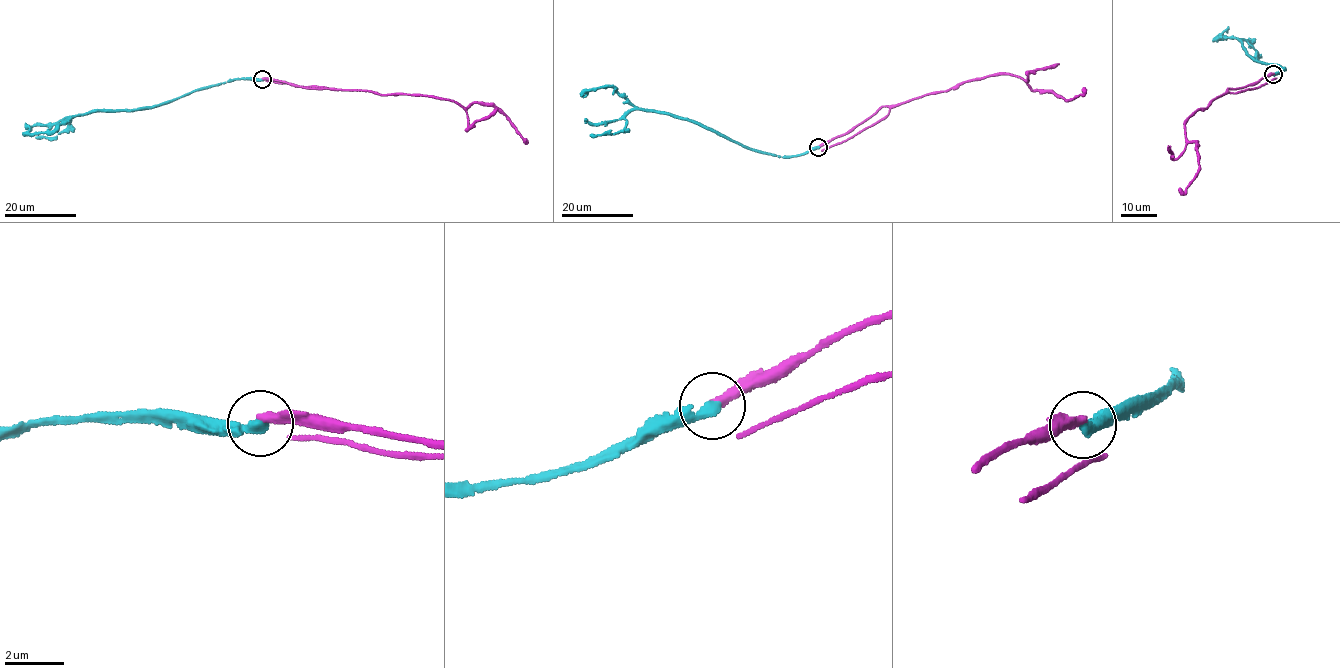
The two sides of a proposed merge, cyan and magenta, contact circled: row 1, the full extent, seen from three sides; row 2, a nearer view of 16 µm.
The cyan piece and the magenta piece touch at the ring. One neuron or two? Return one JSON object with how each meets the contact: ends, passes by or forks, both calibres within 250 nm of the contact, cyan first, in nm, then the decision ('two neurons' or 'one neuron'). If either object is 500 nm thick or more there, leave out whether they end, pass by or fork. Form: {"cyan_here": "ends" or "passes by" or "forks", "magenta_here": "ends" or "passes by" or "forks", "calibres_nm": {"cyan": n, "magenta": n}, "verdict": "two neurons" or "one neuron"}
{"cyan_here": "ends", "magenta_here": "ends", "calibres_nm": {"cyan": 360, "magenta": 320}, "verdict": "two neurons"}

